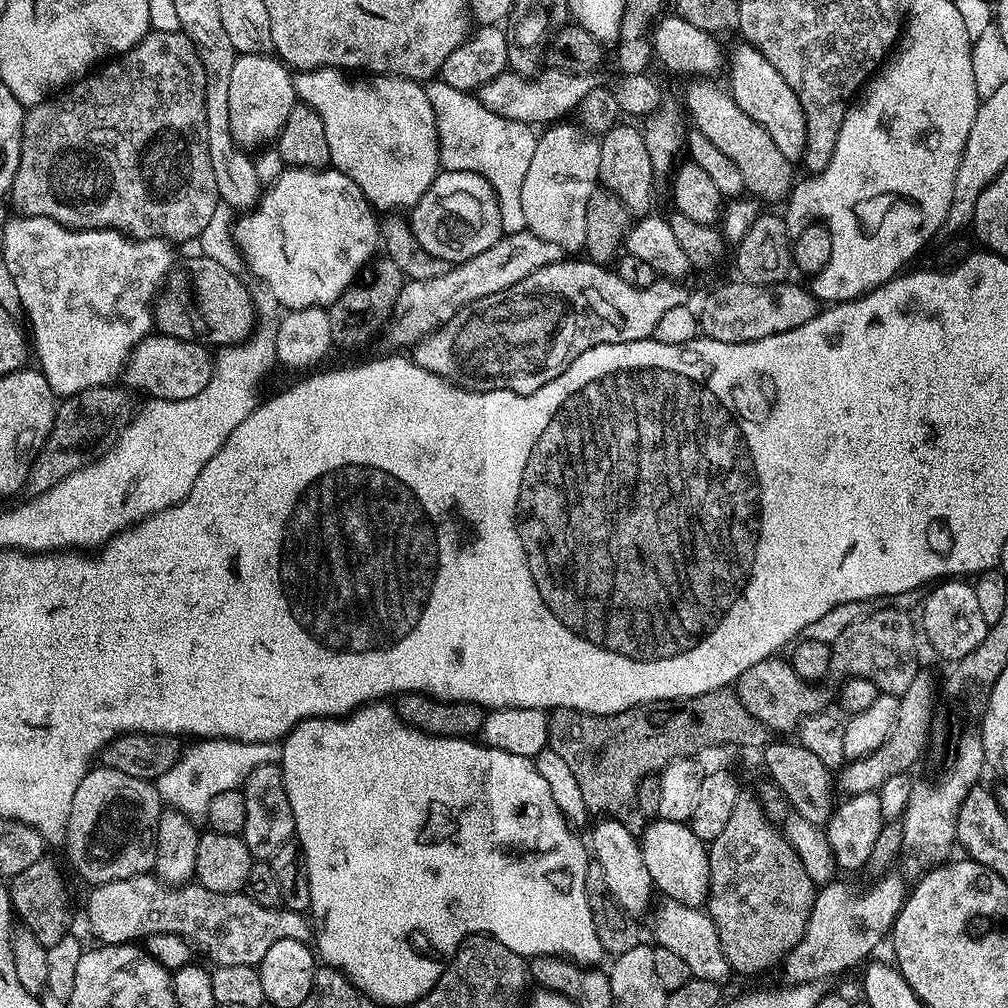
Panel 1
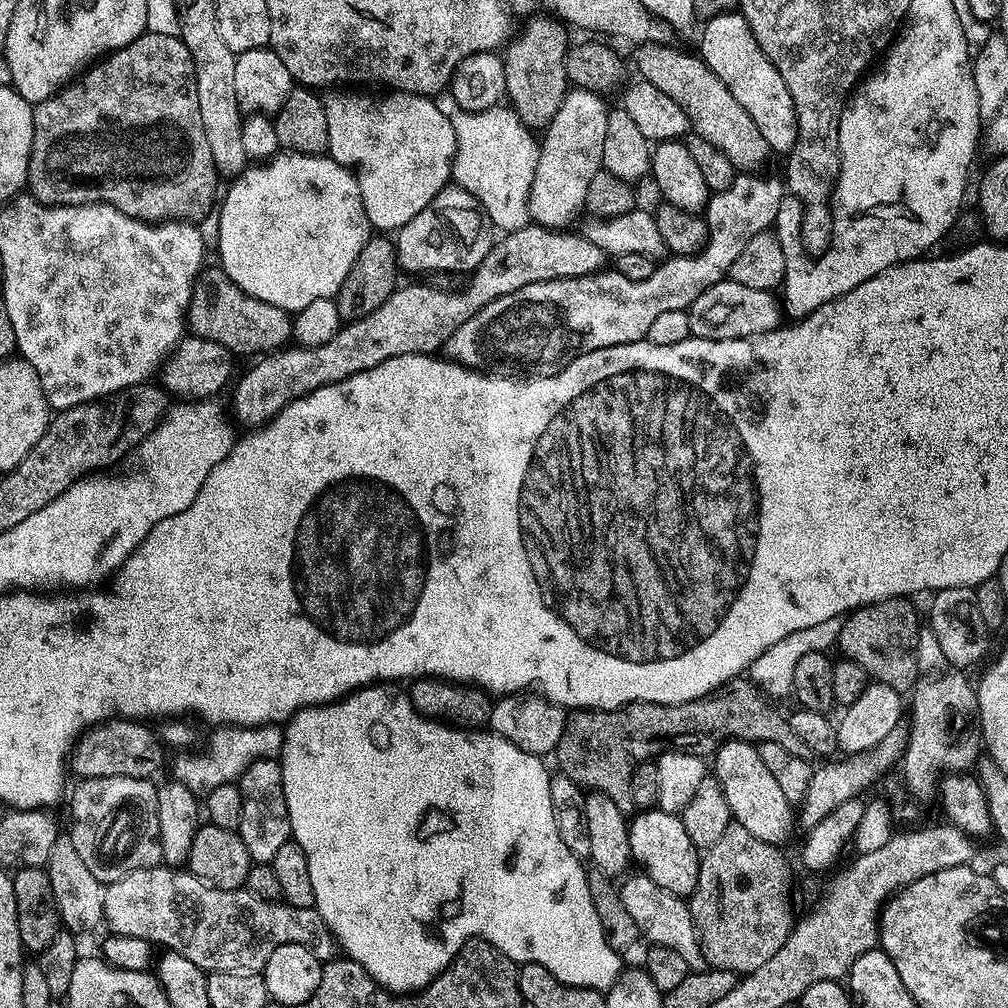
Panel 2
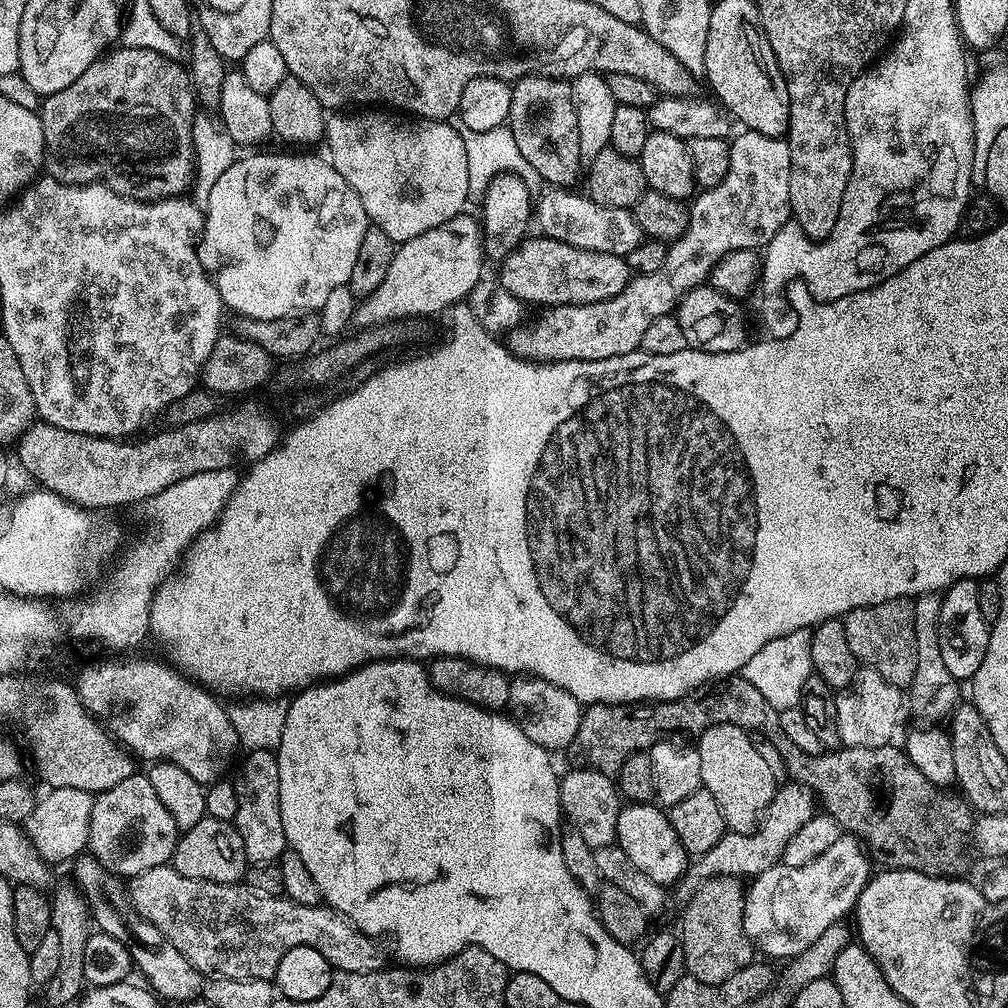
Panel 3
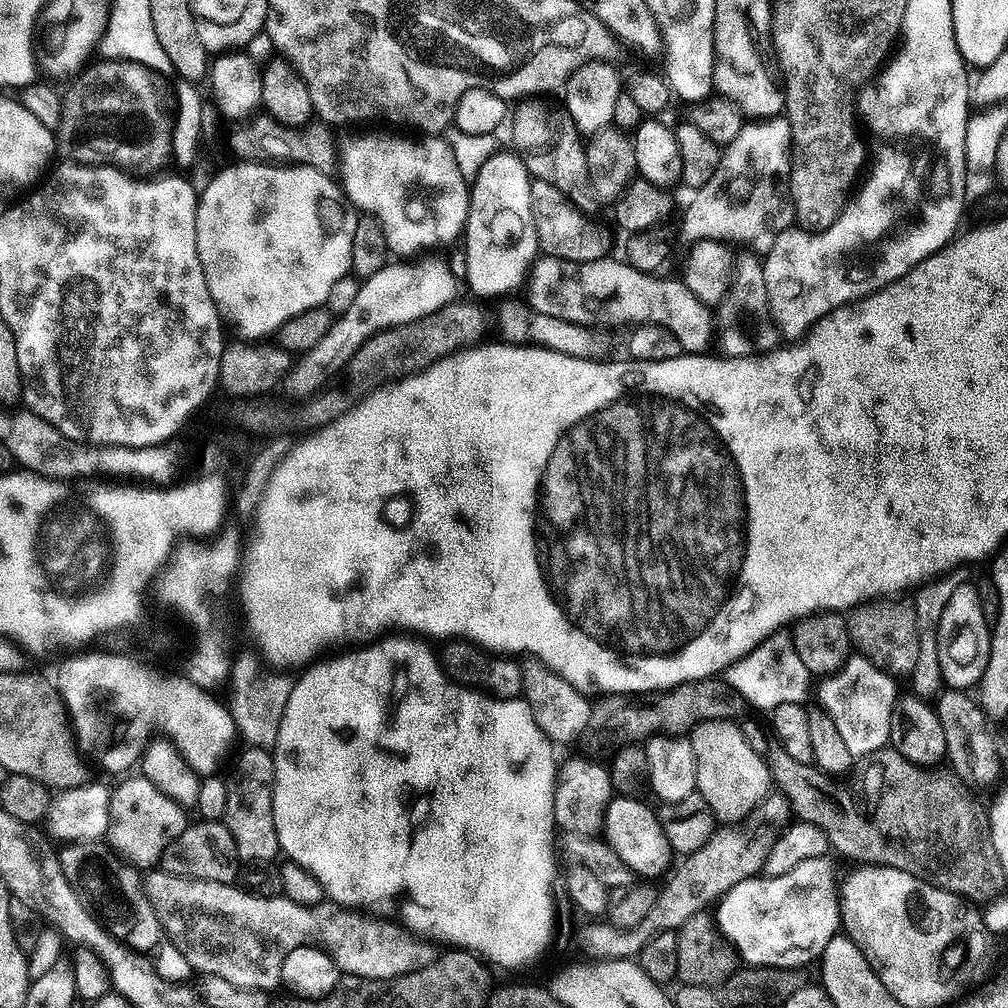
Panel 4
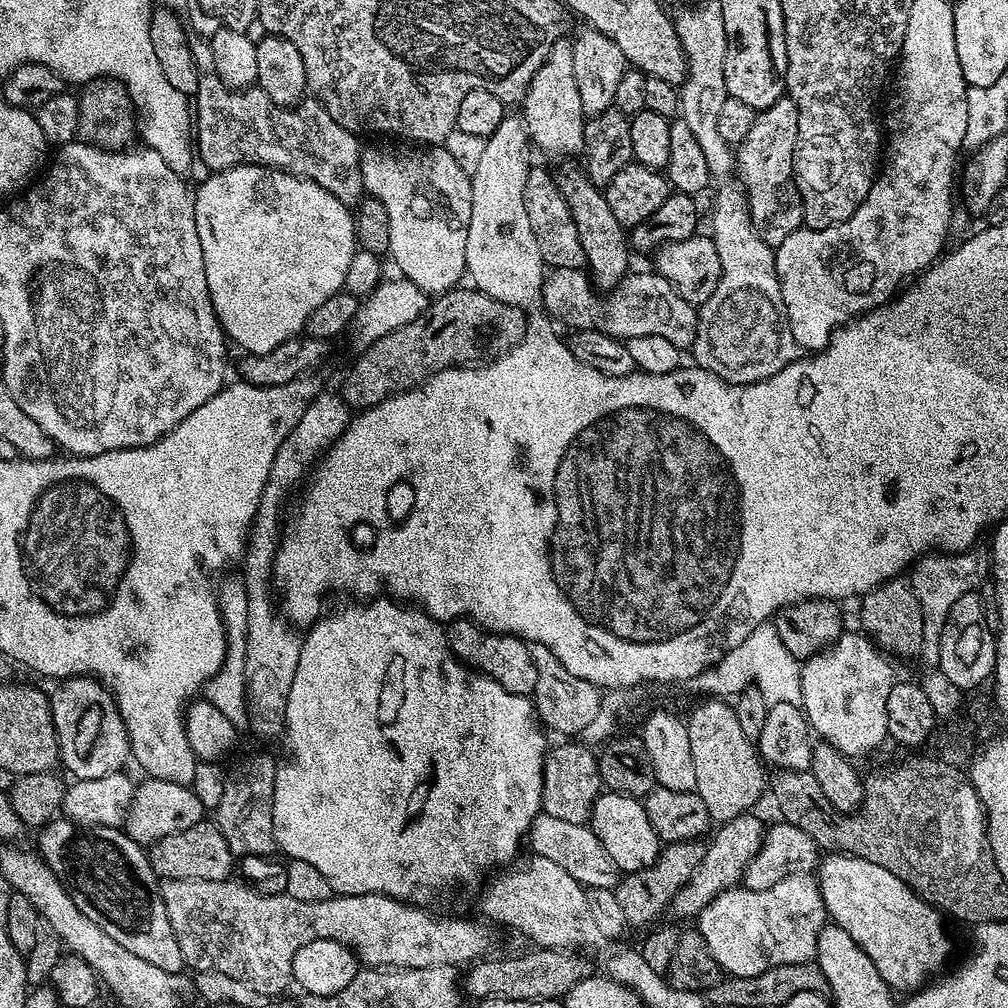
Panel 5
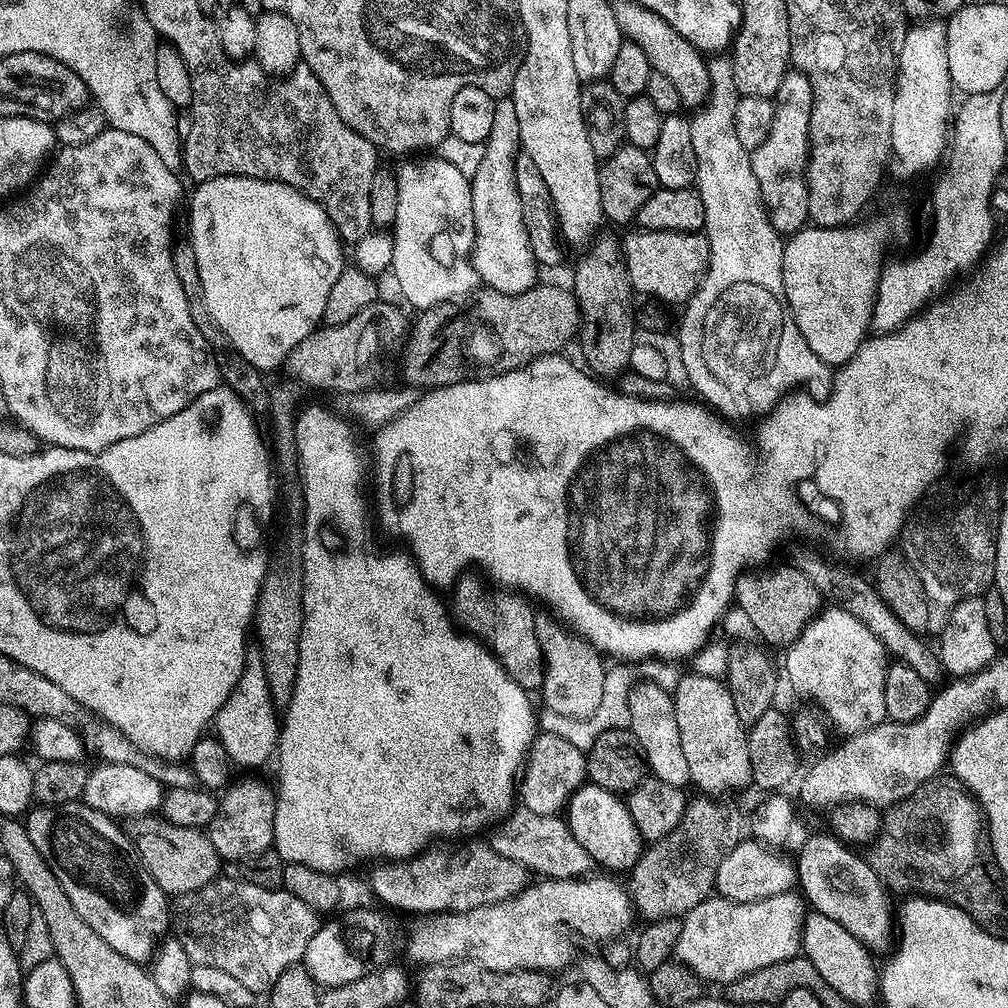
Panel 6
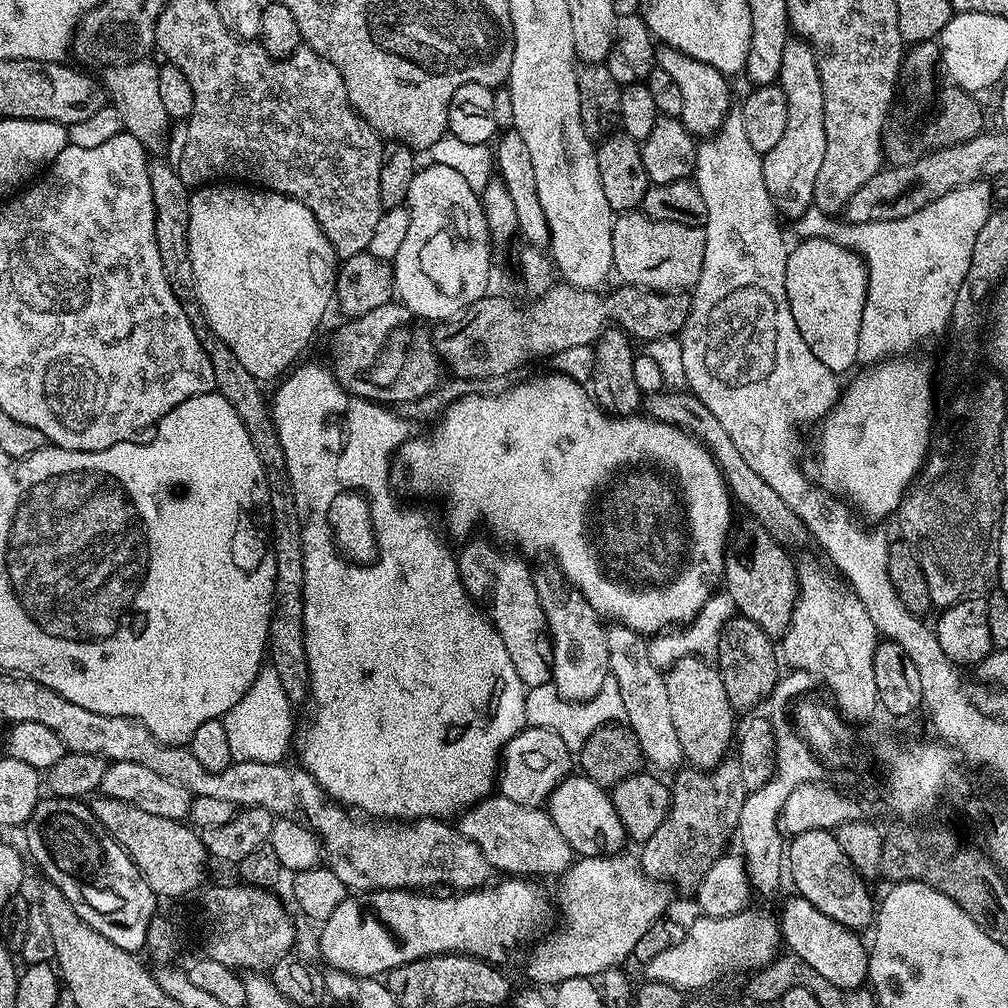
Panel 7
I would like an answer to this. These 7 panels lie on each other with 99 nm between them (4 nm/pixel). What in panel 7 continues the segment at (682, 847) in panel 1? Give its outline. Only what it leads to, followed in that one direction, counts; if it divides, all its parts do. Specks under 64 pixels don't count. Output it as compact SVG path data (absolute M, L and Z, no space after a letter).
M568 776L548 797L546 811L554 826L558 826L558 834L570 842L577 857L611 856L619 853L623 849L620 847L626 844L622 818L618 818L618 812L614 810L611 795L588 776Z

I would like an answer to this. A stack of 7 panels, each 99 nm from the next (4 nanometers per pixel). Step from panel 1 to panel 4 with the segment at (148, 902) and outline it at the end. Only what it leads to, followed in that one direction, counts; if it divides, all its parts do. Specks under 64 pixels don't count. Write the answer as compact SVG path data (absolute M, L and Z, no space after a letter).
M163 870L149 871L143 881L144 893L150 906L154 906L154 914L158 914L158 922L162 922L164 933L174 942L174 946L182 950L193 973L226 978L226 982L234 982L234 986L257 988L266 993L271 993L272 988L279 989L282 984L282 962L286 962L286 954L290 954L290 950L299 948L321 948L343 975L371 980L389 980L407 972L422 970L434 963L438 955L431 943L408 931L395 919L377 918L360 910L344 908L341 904L325 902L307 908L298 902L290 902L283 894L259 896L244 886L175 876Z

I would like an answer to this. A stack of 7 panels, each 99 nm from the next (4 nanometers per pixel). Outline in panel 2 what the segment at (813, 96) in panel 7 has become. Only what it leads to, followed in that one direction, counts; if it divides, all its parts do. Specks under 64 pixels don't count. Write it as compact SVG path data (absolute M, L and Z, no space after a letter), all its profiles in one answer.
M737 174L734 182L730 182L730 186L726 186L726 190L714 192L709 195L708 207L706 209L706 219L708 221L708 241L704 247L692 256L672 256L663 262L657 263L654 274L650 274L650 278L644 279L643 282L630 282L630 278L622 278L616 271L609 271L609 276L605 274L593 274L590 276L579 276L570 280L547 280L546 282L534 282L530 286L522 286L522 290L514 290L505 296L499 296L497 300L491 300L485 308L475 312L470 319L462 322L462 326L458 326L458 330L454 330L454 334L448 340L446 352L451 359L457 363L469 366L477 370L499 370L504 374L523 374L525 377L533 376L552 376L555 372L560 372L571 360L576 360L580 356L590 354L594 350L602 350L610 346L618 346L619 344L633 344L647 337L650 326L653 325L654 318L661 316L666 310L687 310L691 308L692 303L698 298L698 294L702 294L710 286L714 286L718 282L722 282L728 275L730 266L734 266L734 258L738 258L738 254L742 254L746 242L750 242L750 238L754 238L754 234L762 234L769 231L776 223L776 215L778 214L778 206L782 206L786 195L786 184L779 175L776 176L756 176L760 174Z

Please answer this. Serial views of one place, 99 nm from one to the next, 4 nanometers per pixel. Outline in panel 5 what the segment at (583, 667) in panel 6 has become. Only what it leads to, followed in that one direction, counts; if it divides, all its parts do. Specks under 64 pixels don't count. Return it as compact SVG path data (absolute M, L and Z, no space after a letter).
M532 644L531 650L534 666L538 666L538 686L534 693L534 707L541 725L545 729L553 728L554 731L561 732L564 735L561 737L564 738L579 737L598 715L602 699L601 689L570 674L570 670L562 666L560 659L546 645Z

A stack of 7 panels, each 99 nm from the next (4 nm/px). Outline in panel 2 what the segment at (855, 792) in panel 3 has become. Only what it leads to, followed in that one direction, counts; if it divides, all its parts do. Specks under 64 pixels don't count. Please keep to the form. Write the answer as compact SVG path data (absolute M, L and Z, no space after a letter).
M748 678L727 680L725 684L712 689L702 698L694 698L681 704L655 704L645 700L636 700L633 704L623 704L621 708L605 708L603 710L576 710L568 716L562 738L558 742L554 759L560 763L561 773L573 780L580 788L601 792L606 798L614 798L614 802L626 814L633 811L630 794L630 778L640 764L649 763L662 752L673 748L677 752L689 752L695 756L711 757L720 745L727 740L747 740L749 742L778 742L790 750L790 754L798 754L798 758L806 761L813 759L812 751L802 746L798 734L790 730L787 715L775 708L773 701Z

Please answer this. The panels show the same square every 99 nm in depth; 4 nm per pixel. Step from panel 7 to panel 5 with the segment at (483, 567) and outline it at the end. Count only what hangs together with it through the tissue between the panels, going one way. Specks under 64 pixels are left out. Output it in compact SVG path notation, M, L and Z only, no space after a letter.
M467 618L447 621L446 631L450 650L473 672L481 672L483 676L490 677L498 682L498 686L502 686L502 690L510 690L510 694L531 697L535 693L538 686L538 666L534 666L529 641L521 640L519 636L489 632Z

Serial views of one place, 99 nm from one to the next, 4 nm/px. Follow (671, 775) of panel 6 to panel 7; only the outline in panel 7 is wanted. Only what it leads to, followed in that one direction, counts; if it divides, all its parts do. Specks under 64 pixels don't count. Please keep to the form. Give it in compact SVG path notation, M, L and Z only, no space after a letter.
M613 623L606 631L606 646L610 650L608 670L618 682L622 694L622 706L626 706L626 721L642 746L645 761L657 773L672 774L685 763L682 742L678 742L678 730L670 719L670 698L666 695L665 673L659 672L657 661L650 658L648 640L625 624Z

